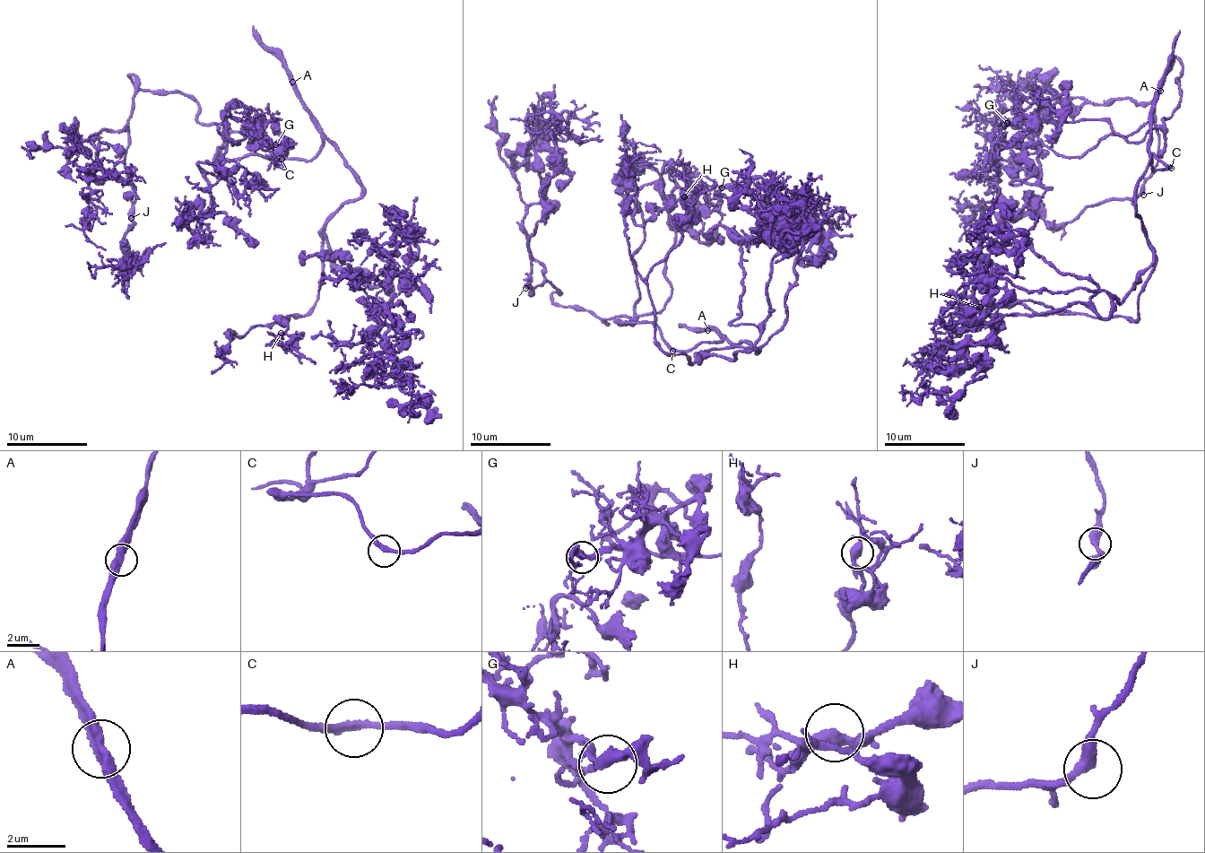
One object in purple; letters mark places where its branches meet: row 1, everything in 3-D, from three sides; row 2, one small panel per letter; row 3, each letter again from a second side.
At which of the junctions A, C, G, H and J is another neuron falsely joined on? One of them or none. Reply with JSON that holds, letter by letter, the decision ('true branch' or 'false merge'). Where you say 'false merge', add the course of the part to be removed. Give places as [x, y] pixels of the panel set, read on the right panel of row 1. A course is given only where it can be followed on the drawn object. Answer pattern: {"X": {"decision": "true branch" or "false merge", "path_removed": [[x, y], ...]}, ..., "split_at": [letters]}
{"A": {"decision": "true branch"}, "C": {"decision": "true branch"}, "G": {"decision": "true branch"}, "H": {"decision": "true branch"}, "J": {"decision": "true branch"}, "split_at": []}

